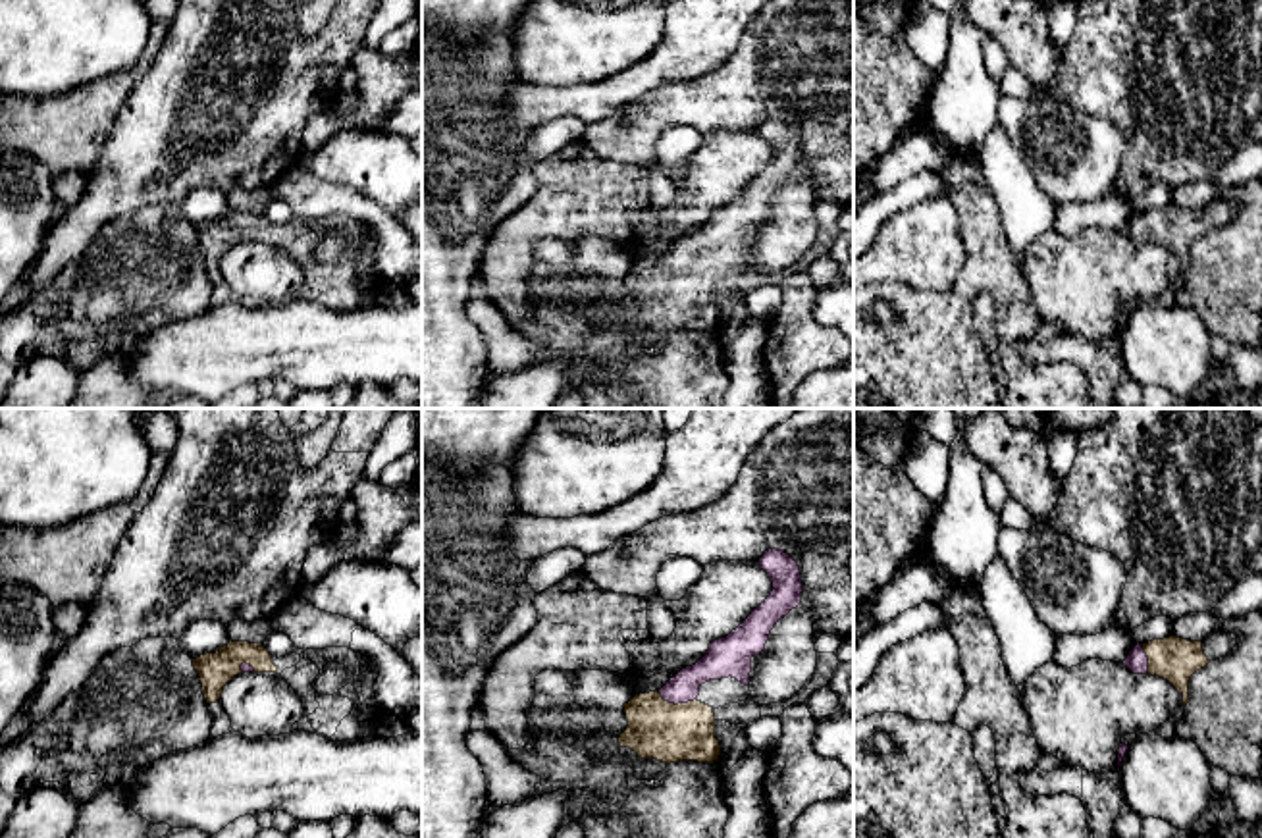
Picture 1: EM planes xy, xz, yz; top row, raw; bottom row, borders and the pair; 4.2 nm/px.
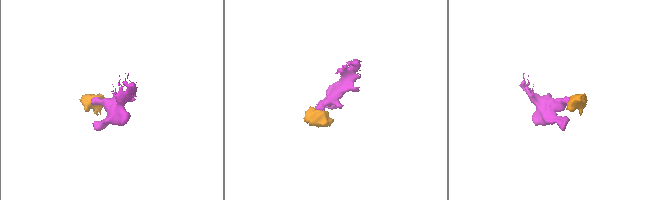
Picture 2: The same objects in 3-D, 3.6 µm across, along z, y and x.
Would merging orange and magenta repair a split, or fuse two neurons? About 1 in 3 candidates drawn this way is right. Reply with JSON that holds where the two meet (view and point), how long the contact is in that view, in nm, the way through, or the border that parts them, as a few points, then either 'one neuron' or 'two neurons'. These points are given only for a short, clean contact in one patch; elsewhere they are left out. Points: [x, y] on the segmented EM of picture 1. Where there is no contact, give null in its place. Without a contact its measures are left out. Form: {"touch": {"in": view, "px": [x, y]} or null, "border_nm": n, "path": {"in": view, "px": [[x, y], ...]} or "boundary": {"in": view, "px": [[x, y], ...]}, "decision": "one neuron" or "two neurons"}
{"touch": {"in": "xz", "px": [679, 704]}, "border_nm": 170, "path": {"in": "xz", "px": [[669, 733], [673, 711], [679, 704], [721, 661]]}, "decision": "one neuron"}

